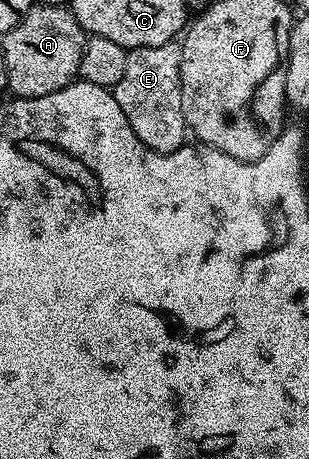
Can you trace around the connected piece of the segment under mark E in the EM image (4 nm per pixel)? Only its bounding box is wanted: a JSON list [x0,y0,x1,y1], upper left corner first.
[114,43,186,152]

